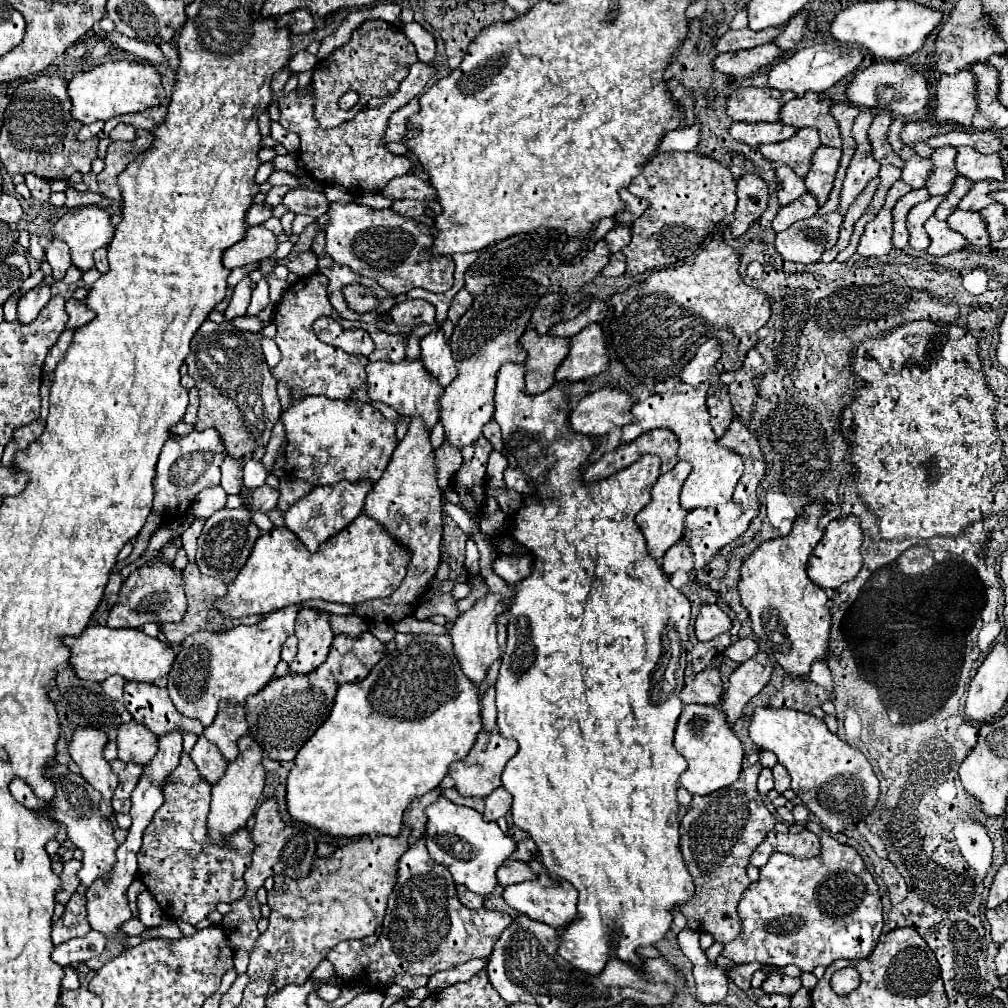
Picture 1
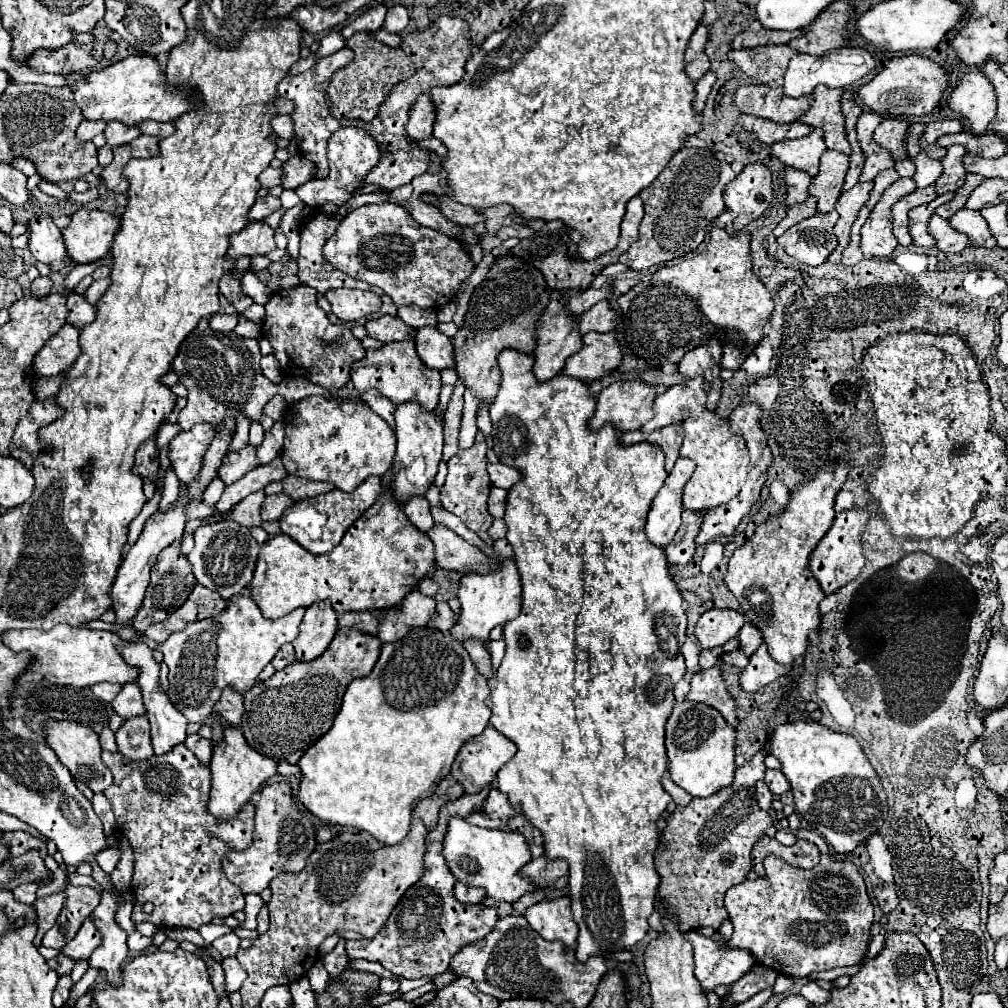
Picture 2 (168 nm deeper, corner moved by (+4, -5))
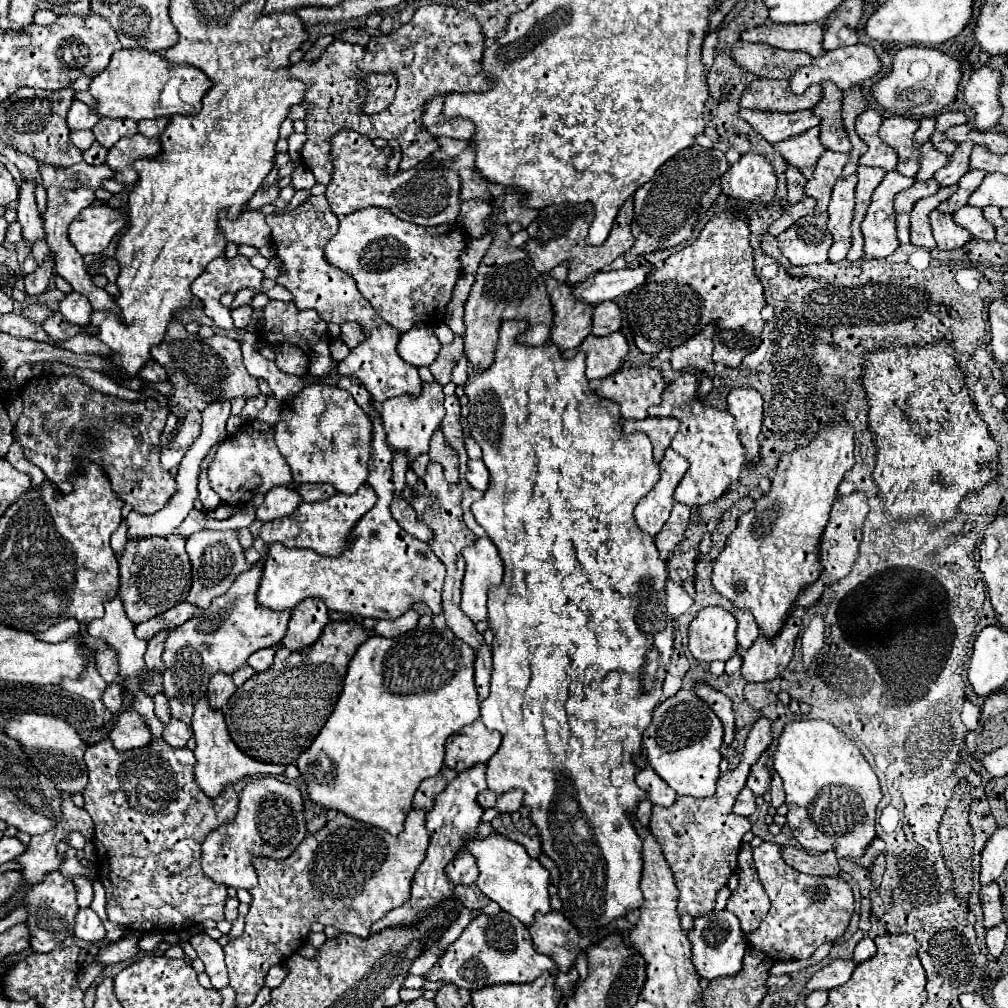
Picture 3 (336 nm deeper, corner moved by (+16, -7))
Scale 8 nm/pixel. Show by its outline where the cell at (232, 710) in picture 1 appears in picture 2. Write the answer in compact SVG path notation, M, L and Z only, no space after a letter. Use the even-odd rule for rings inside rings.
M224 689L222 697L214 705L214 723L212 723L212 741L218 743L222 741L222 721L228 725L240 725L242 715L244 715L244 705L242 705L242 693L236 693L234 689Z

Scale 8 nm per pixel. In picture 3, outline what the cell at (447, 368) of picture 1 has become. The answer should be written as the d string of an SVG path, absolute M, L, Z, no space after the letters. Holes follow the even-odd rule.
M428 323L414 325L408 333L402 333L398 343L400 357L414 367L432 365L434 359L438 357L438 351L440 351L440 341L436 339L432 325Z

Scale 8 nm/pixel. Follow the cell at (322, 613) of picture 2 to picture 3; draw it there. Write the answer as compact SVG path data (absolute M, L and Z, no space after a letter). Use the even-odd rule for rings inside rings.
M318 597L302 601L288 621L288 633L284 635L284 647L290 651L300 651L320 637L324 625L328 623L328 609Z

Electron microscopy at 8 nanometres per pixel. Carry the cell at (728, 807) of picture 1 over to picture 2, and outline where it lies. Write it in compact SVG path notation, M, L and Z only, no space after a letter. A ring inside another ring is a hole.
M764 749L764 751L756 753L750 761L746 761L742 767L738 767L736 773L734 773L732 785L720 789L712 797L692 799L686 807L676 807L676 811L668 819L668 825L662 831L666 847L656 853L656 869L662 877L660 887L658 887L658 897L662 899L666 911L672 915L672 919L676 921L676 925L682 933L694 931L694 929L700 929L700 927L720 929L720 925L728 919L728 913L724 909L726 891L730 887L746 881L748 871L752 869L750 867L752 845L760 837L764 837L766 829L772 825L772 817L758 807L756 797L754 797L756 781L764 779L764 771L766 771L764 757L766 757L766 753L768 751Z

